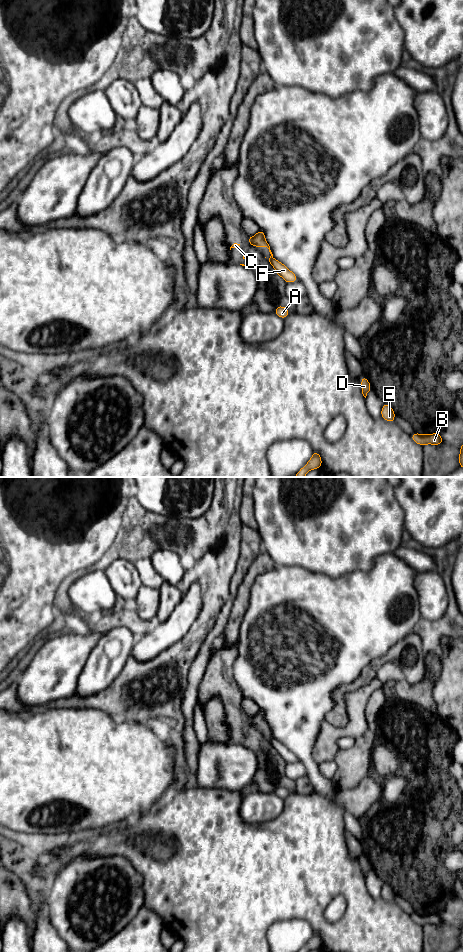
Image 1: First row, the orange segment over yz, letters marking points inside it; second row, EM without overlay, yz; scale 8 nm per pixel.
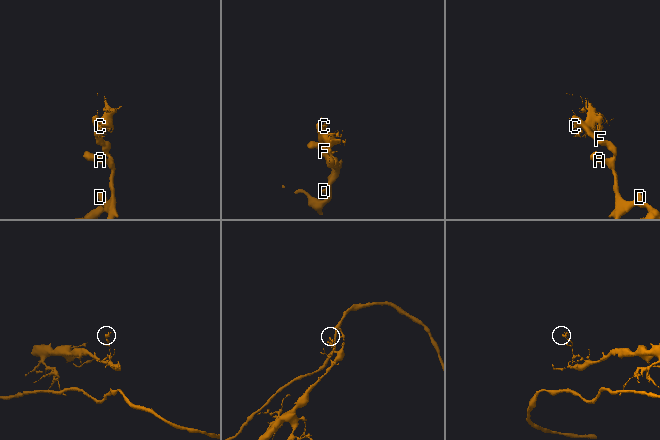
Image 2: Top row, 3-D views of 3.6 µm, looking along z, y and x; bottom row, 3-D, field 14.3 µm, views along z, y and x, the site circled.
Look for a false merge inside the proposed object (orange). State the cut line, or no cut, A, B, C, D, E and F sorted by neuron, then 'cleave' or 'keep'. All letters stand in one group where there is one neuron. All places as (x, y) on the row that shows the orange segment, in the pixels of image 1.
cut in yz along (269, 257), (273, 258); A B D E F / C; cleave

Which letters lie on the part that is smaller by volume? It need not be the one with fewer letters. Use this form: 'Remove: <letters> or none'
Remove: C

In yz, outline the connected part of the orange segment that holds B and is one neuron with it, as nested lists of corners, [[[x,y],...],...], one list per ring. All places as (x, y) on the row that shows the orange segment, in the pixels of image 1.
[[[415,432],[410,436],[415,443],[421,446],[424,446],[425,444],[440,445],[444,443],[440,433],[418,434]]]

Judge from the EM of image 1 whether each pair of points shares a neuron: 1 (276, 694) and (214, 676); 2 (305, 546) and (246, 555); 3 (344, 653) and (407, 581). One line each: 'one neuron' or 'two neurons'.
1: two neurons
2: two neurons
3: one neuron

